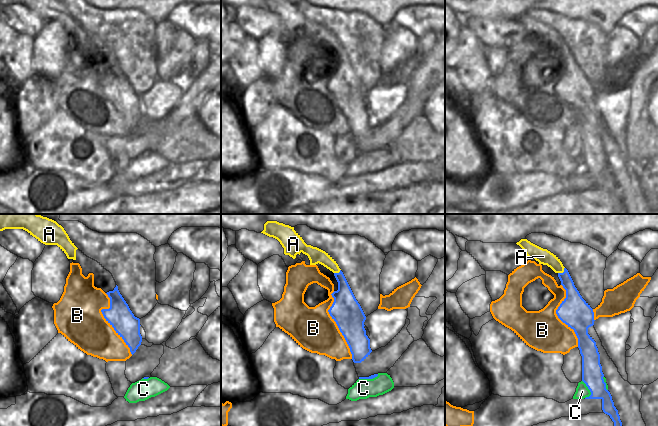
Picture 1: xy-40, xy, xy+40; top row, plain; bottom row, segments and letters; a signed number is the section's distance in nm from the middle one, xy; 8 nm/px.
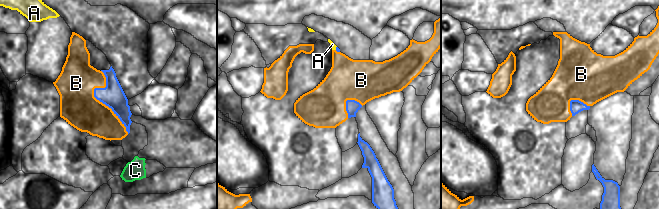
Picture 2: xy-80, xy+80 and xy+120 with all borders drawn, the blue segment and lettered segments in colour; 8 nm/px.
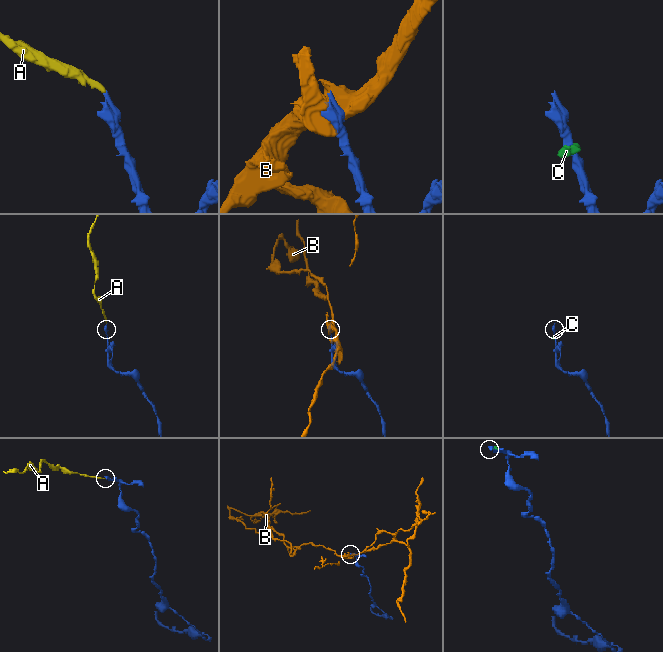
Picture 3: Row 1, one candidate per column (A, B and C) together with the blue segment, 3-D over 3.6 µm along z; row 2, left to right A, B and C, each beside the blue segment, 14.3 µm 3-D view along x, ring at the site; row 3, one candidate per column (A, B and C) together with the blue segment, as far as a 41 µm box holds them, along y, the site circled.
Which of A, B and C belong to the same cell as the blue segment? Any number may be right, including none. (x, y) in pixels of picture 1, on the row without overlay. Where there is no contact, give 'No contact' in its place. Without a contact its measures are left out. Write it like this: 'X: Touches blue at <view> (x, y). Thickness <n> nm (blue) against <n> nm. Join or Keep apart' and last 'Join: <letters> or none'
A: Touches blue at xy+40 (563, 48). Thickness 140 nm (blue) against 120 nm. Join
B: Touches blue at xy-40 (106, 96). Thickness 200 nm (blue) against 380 nm. Keep apart
C: Touches blue at xy+40 (589, 165). Thickness 170 nm (blue) against 110 nm. Keep apart
Join: A.

